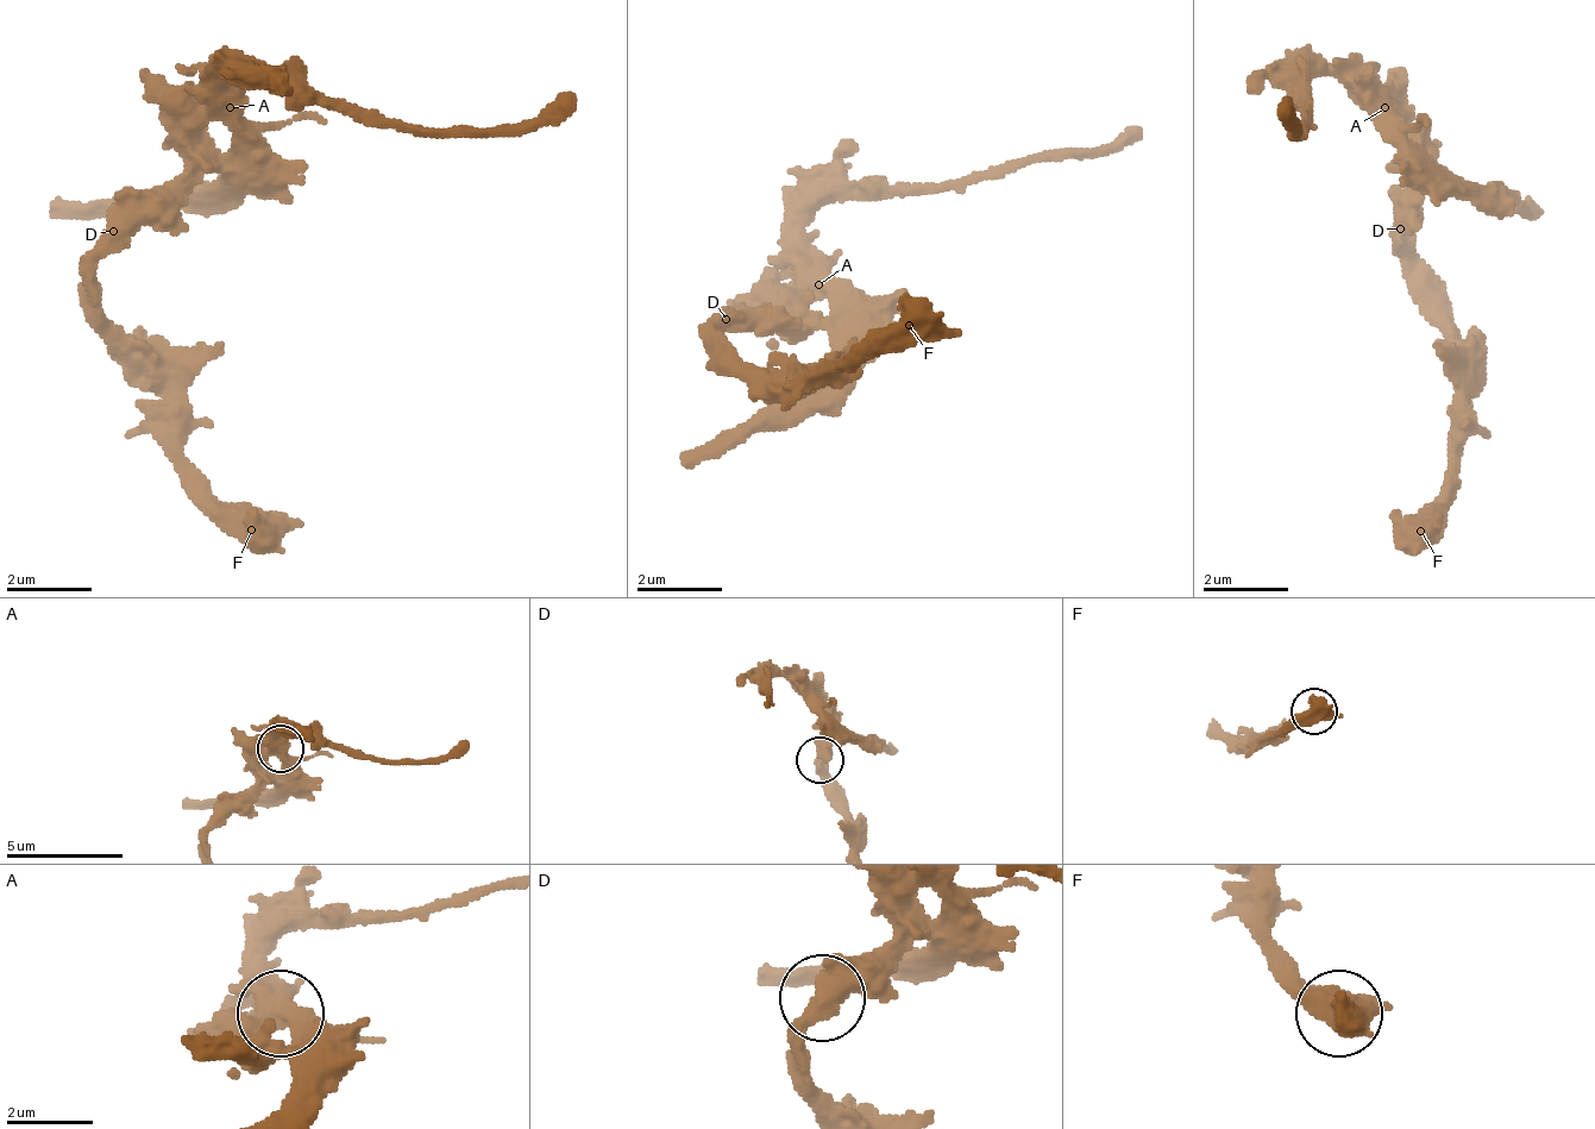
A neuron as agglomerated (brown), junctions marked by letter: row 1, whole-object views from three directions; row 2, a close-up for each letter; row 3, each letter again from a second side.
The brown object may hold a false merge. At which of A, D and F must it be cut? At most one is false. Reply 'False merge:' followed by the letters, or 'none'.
False merge: A

